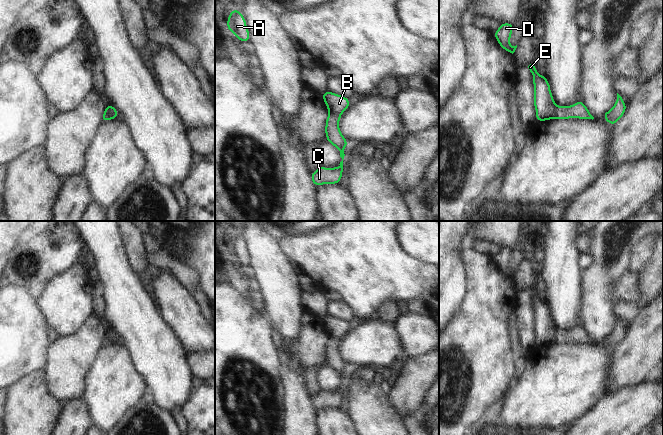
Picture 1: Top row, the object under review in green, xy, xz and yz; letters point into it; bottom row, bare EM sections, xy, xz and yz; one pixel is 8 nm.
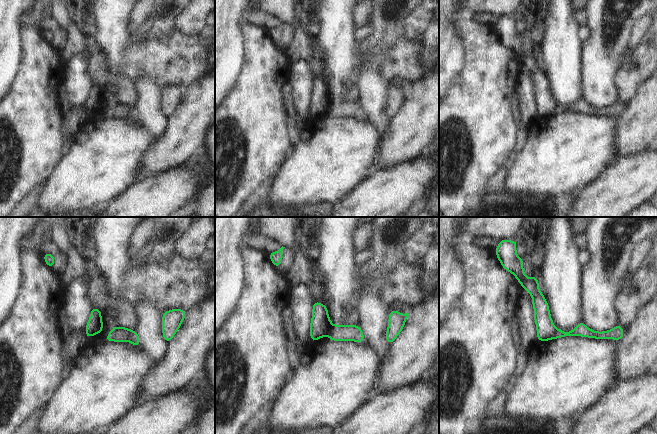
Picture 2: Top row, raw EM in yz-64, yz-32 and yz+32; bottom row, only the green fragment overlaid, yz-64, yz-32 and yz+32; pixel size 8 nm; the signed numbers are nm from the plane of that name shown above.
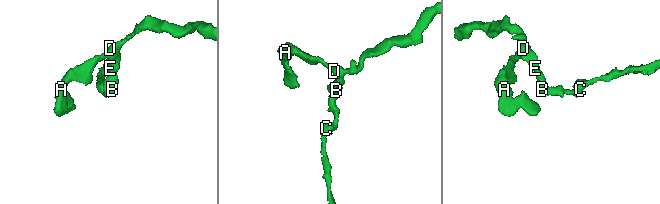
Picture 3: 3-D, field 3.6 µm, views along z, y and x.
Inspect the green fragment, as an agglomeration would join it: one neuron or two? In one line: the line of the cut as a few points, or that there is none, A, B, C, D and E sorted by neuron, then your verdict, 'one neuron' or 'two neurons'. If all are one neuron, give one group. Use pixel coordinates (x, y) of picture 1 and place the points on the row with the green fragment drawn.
cut yz (556, 105), (555, 118); groups A B D E / C; two neurons

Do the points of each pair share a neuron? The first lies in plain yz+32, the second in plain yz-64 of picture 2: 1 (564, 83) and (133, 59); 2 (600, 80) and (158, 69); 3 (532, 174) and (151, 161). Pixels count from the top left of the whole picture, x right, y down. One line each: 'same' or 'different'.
1: different
2: different
3: different

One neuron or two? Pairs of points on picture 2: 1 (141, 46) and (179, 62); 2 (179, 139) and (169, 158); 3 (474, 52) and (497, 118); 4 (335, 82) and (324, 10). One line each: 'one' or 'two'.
1: one
2: one
3: one
4: one

